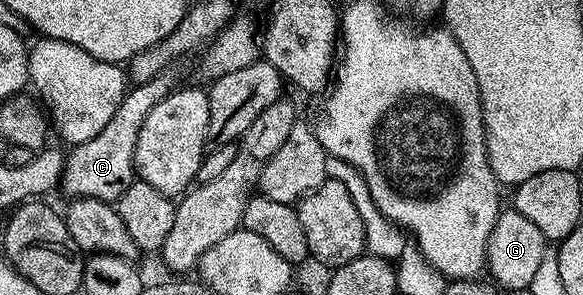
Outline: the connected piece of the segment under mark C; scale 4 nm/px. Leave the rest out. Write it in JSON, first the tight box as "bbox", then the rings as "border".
{"bbox":[60,66,181,204],"border":[[[179,66],[167,67],[158,77],[152,77],[145,83],[137,83],[125,94],[122,105],[110,117],[110,122],[98,137],[90,137],[90,141],[77,143],[67,152],[64,175],[60,179],[62,191],[72,199],[97,199],[115,204],[117,199],[126,193],[126,189],[134,182],[136,162],[134,149],[138,145],[138,133],[142,129],[142,121],[150,117],[150,109],[158,105],[167,95],[181,86]]]}

